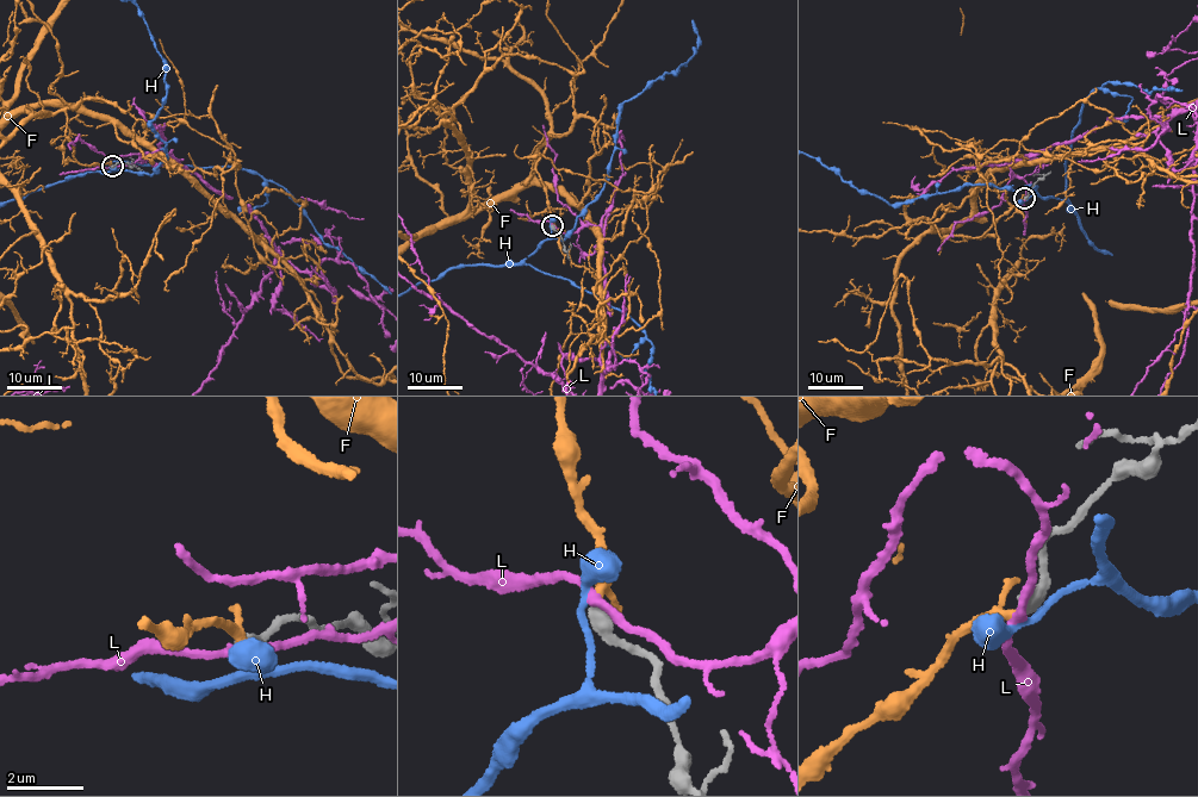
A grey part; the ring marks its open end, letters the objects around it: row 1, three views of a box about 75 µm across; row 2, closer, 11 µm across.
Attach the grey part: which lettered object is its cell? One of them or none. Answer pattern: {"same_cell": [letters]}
{"same_cell": ["F"]}

